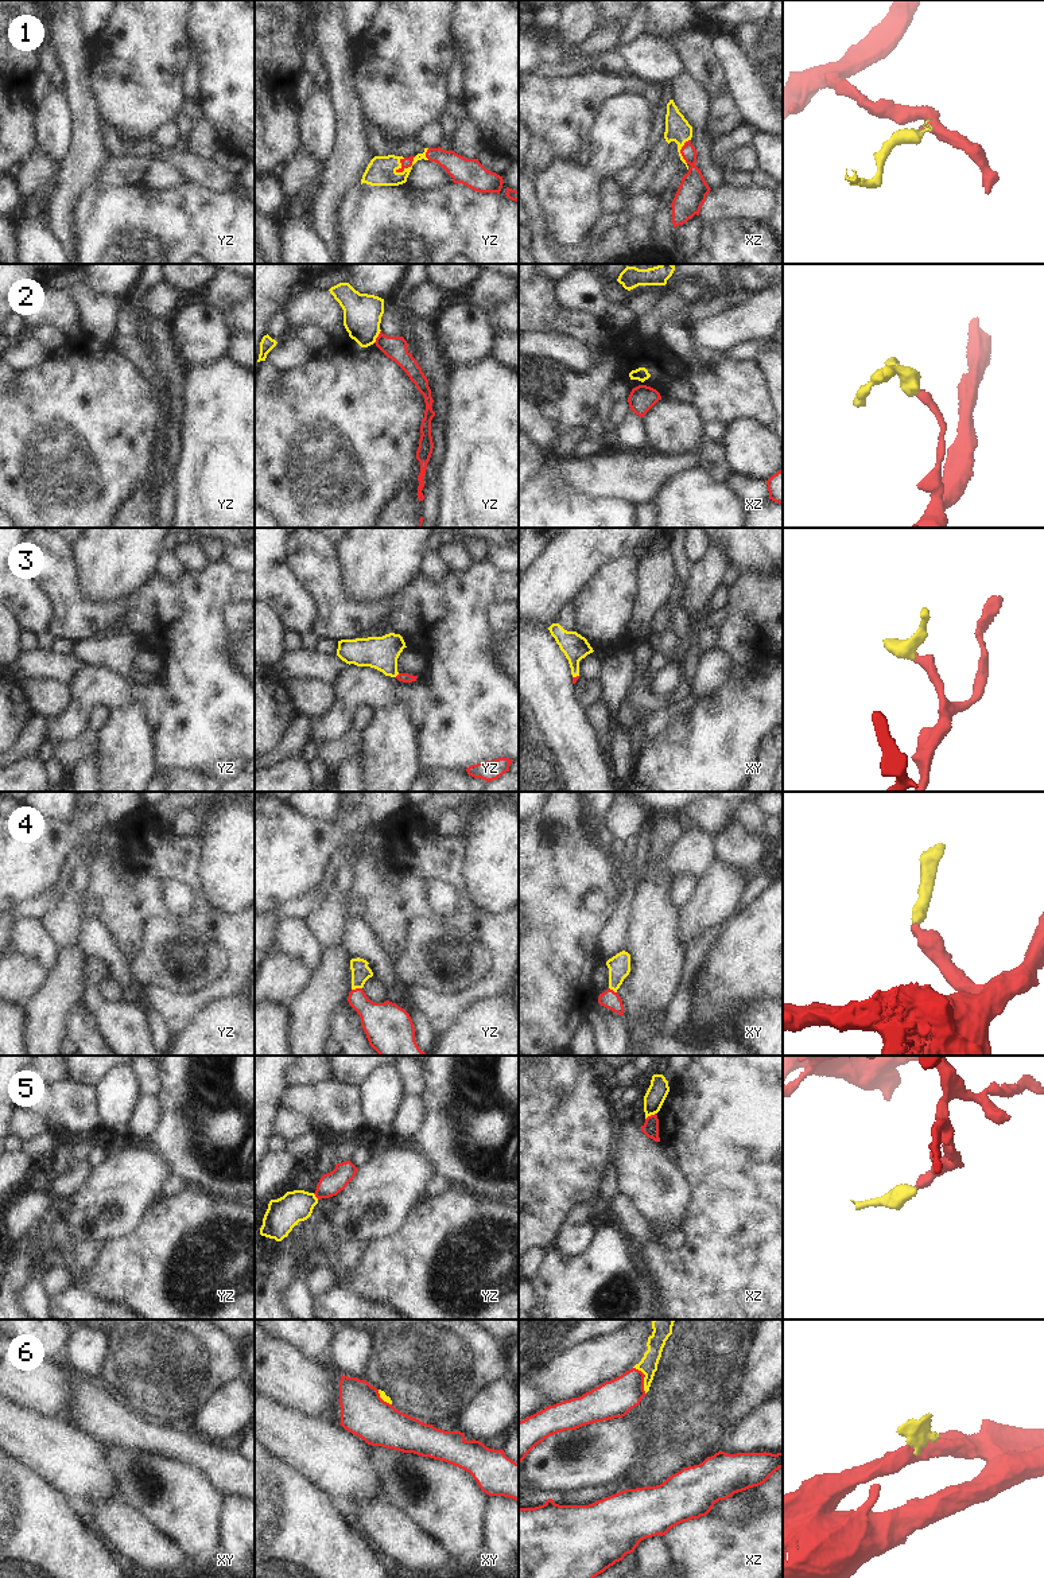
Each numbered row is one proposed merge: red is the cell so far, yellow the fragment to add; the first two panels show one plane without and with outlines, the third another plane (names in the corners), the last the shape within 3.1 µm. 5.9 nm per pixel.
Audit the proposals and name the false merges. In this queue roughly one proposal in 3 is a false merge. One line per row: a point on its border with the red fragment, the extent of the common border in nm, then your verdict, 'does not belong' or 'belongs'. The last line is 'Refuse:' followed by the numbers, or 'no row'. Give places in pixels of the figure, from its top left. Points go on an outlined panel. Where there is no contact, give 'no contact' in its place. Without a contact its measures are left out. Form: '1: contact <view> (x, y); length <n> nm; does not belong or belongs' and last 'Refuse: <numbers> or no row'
1: contact yz (407, 167); length 160 nm; belongs
2: contact yz (377, 337); length 90 nm; does not belong
3: contact yz (398, 675); length 40 nm; belongs
4: contact yz (356, 988); length 70 nm; belongs
5: contact xz (651, 1115); length 80 nm; does not belong
6: contact xz (643, 1379); length 180 nm; does not belong
Refuse: 2, 5, 6

